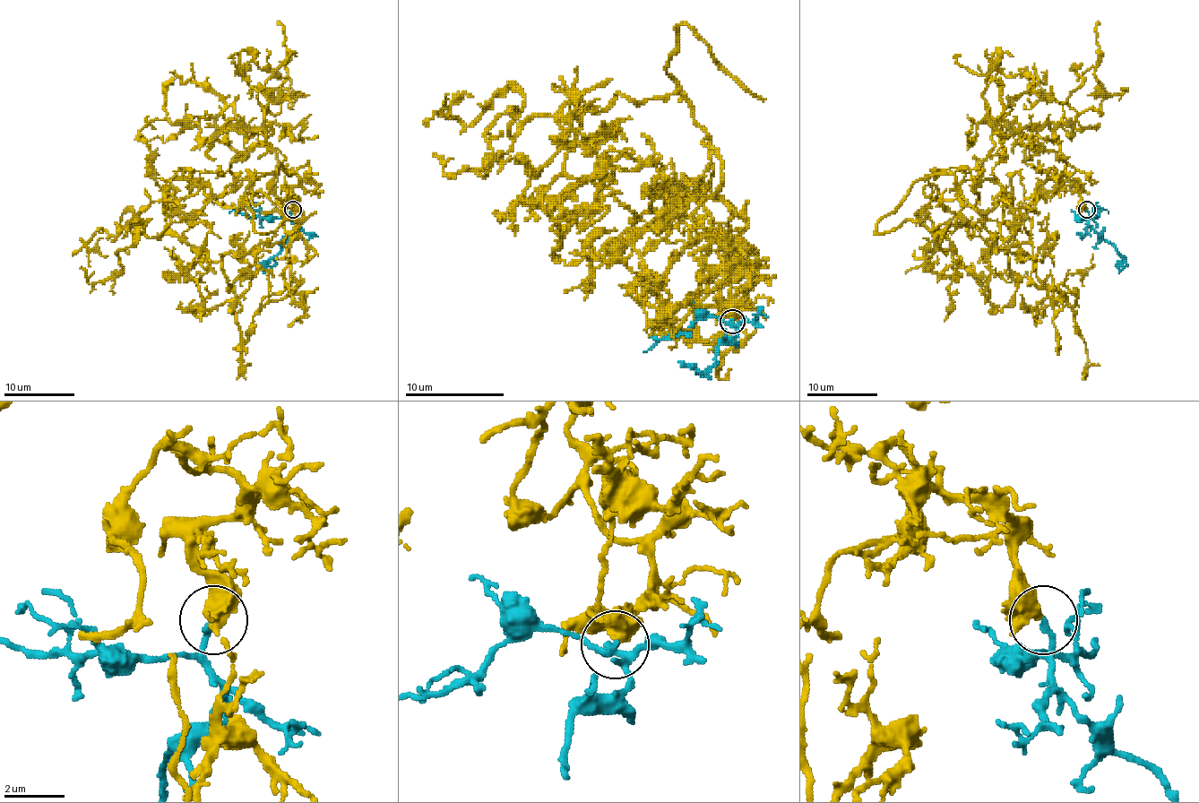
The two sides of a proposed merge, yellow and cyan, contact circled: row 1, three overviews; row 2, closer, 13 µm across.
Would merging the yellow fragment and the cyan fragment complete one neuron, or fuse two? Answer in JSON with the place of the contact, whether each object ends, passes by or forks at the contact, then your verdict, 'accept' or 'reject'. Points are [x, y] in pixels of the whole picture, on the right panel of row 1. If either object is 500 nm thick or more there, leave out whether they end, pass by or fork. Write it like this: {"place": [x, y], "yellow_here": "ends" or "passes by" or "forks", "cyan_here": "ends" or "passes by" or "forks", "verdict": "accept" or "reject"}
{"place": [1087, 209], "verdict": "accept"}

